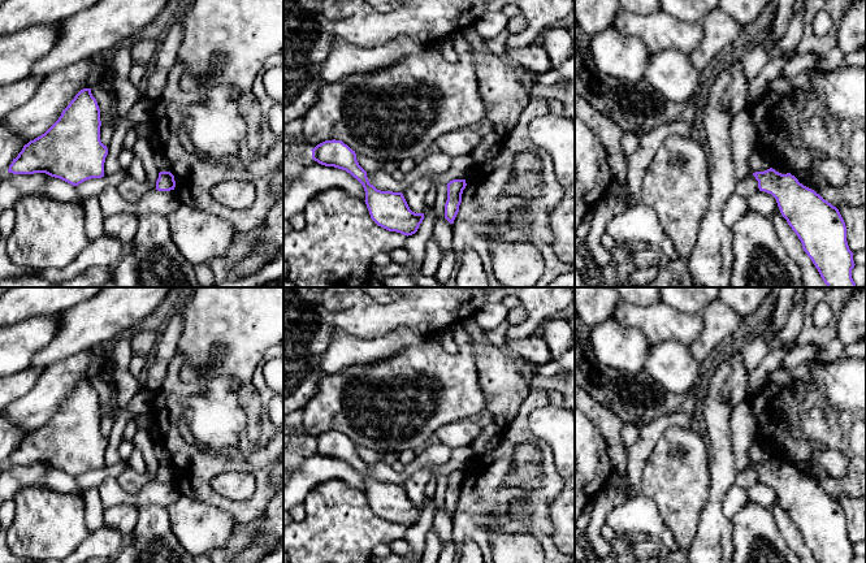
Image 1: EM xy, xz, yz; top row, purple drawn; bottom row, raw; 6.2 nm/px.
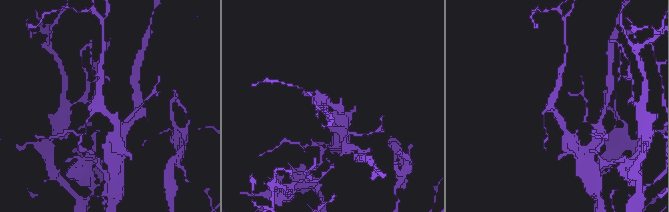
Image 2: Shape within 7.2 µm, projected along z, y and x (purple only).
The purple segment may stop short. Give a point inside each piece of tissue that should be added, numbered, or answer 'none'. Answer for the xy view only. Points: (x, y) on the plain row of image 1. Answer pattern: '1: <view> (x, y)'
none

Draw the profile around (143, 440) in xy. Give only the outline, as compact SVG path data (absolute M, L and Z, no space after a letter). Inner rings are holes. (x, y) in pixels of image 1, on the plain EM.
M138 429L133 439L135 447L142 452L143 460L146 463L146 472L155 475L159 469L159 460L156 458L156 441L151 430Z

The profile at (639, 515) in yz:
M637 494L632 499L611 507L606 512L605 524L616 536L628 537L631 533L642 533L650 540L661 542L666 554L676 555L680 553L680 547L670 528L662 520L658 508L645 495Z

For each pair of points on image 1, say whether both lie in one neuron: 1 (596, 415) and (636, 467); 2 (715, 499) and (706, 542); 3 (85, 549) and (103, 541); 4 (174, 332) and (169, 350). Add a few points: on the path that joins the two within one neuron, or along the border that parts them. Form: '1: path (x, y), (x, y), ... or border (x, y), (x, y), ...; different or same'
1: border (627, 450), (627, 466), (623, 472); different
2: path (713, 510), (713, 532); same
3: path (89, 548), (99, 544); same
4: path (170, 336), (169, 346); same

